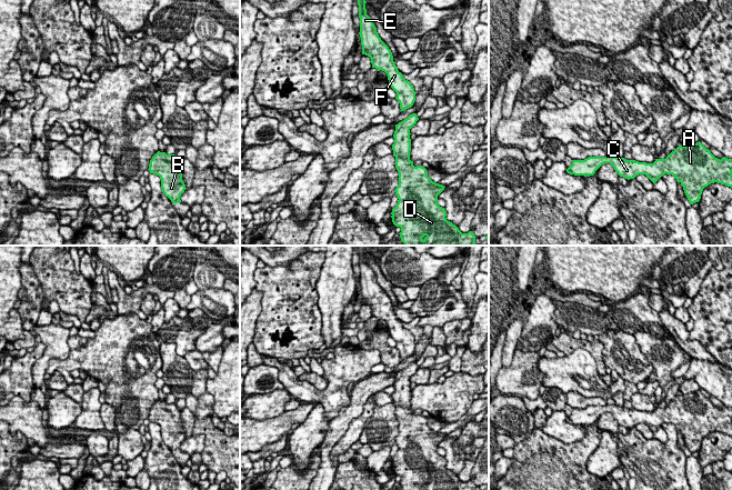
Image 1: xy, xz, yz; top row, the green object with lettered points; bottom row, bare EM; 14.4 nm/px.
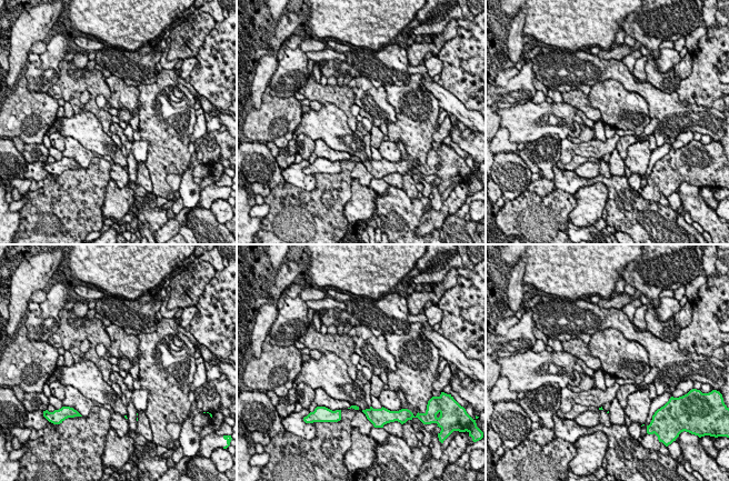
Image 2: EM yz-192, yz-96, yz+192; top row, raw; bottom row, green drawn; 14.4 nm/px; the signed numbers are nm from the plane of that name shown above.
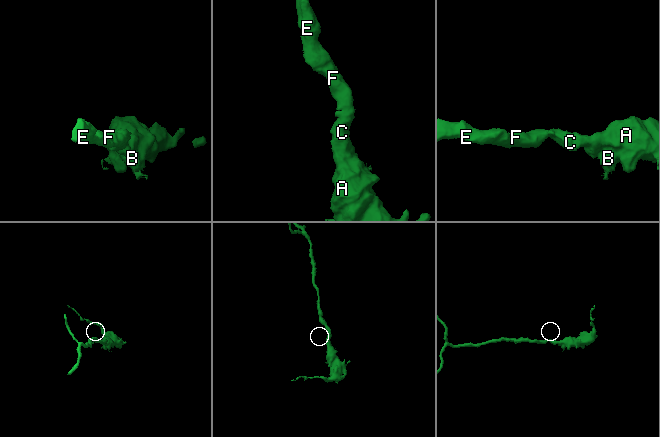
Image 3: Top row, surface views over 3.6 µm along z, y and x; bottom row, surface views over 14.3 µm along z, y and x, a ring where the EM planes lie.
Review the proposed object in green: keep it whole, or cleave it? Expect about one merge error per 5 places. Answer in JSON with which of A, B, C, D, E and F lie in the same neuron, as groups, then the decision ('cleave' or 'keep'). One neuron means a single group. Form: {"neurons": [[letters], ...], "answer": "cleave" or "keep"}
{"neurons": [["A", "B", "C", "D", "E", "F"]], "answer": "keep"}

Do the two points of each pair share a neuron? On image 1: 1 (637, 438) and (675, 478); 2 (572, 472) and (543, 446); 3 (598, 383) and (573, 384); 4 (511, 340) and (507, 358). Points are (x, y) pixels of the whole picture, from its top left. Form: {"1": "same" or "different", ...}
{"1": "same", "2": "same", "3": "same", "4": "same"}

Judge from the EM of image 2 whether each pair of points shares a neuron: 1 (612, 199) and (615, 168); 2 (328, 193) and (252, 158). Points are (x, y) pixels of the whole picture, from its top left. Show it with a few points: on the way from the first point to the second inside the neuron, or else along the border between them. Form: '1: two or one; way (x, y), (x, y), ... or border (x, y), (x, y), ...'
1: two; border (612, 174), (625, 176)
2: two; border (286, 181), (271, 190)

